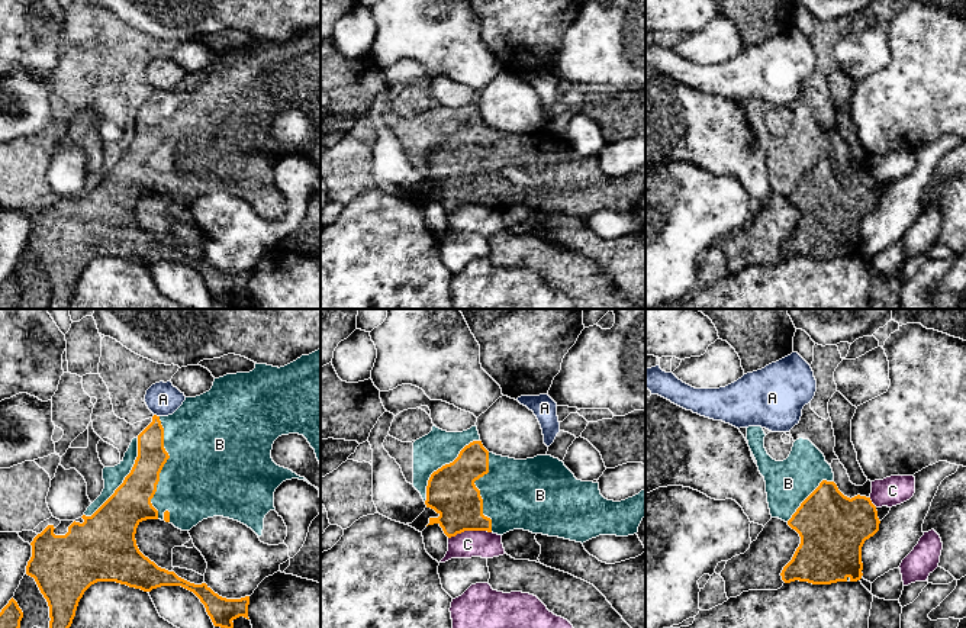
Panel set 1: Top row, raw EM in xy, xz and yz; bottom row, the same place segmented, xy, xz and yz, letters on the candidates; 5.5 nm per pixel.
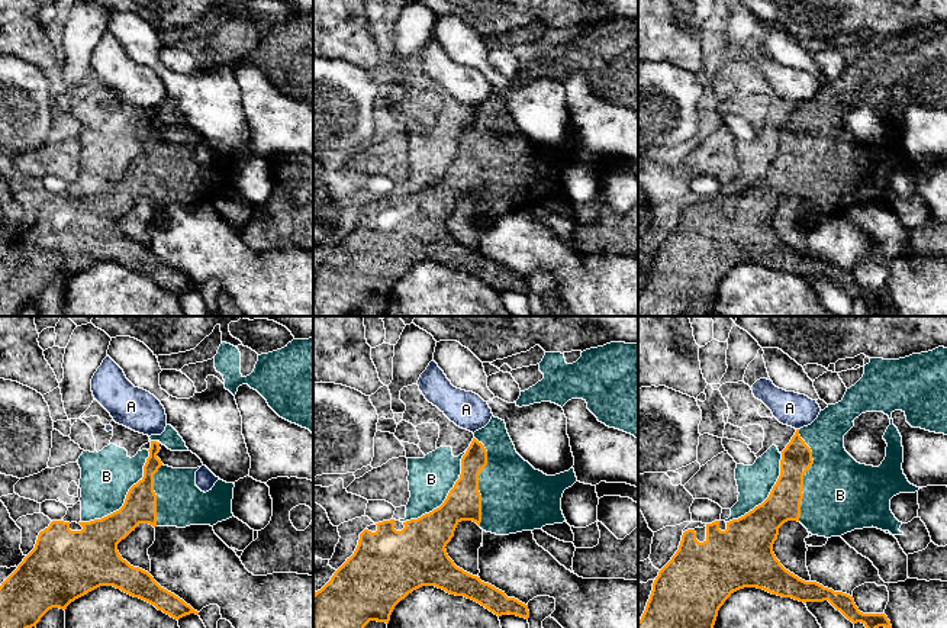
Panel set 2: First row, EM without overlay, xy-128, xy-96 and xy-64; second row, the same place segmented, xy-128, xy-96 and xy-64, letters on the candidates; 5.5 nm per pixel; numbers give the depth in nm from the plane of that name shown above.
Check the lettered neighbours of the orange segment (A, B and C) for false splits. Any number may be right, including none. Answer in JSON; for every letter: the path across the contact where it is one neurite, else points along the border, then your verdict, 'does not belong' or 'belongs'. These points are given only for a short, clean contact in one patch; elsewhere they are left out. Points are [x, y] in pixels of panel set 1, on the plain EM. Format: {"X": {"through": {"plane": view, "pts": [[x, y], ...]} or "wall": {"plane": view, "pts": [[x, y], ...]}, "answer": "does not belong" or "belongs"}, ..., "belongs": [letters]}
{"A": {"wall": {"plane": "xy", "pts": [[154, 89], [158, 92]]}, "answer": "does not belong"}, "B": {"answer": "belongs"}, "C": {"wall": {"plane": "xz", "pts": [[490, 206], [461, 206], [448, 213]]}, "answer": "does not belong"}, "belongs": ["B"]}

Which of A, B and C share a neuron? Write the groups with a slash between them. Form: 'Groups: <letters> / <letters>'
Groups: A / B / C

